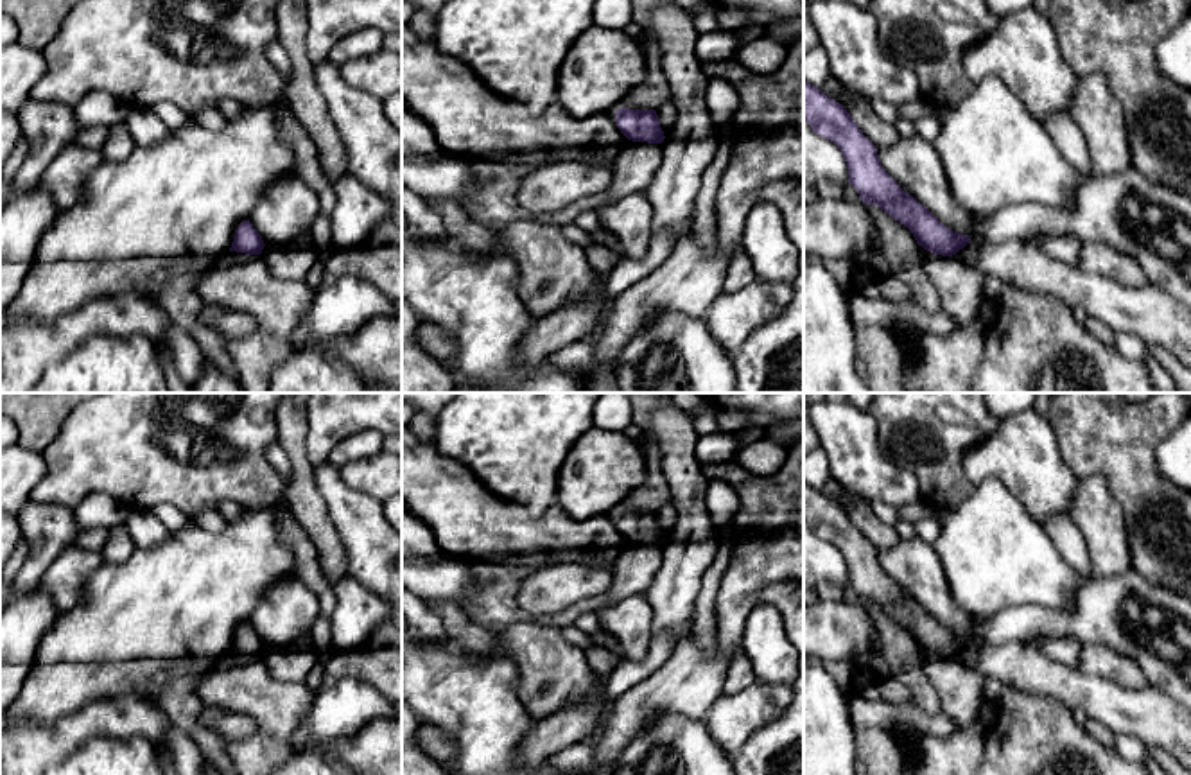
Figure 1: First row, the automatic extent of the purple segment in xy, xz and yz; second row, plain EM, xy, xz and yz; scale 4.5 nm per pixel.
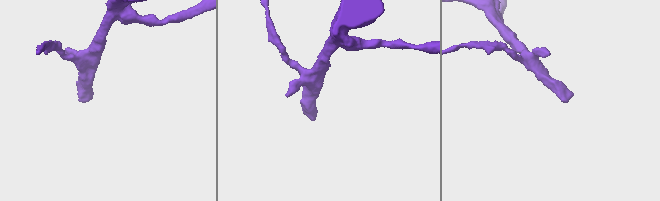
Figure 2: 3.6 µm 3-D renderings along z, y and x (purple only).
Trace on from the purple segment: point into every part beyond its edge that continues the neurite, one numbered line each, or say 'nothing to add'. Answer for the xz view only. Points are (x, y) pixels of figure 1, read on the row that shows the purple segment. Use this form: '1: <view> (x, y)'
1: xz (637, 162)

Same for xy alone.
1: xy (230, 257)

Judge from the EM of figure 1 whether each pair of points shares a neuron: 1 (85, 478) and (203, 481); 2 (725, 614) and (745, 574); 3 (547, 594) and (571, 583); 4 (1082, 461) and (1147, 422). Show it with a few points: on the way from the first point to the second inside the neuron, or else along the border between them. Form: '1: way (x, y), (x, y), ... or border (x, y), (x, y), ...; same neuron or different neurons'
1: way (113, 478), (174, 478); same neuron
2: way (732, 605), (741, 583); same neuron
3: way (553, 589), (565, 583); same neuron
4: way (1098, 445), (1105, 438), (1121, 438), (1130, 433); same neuron

